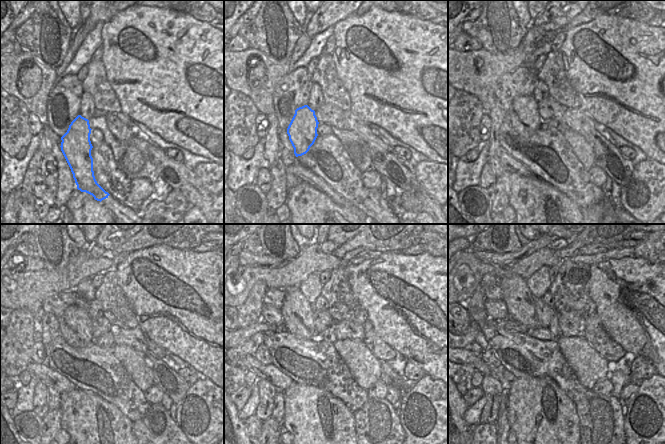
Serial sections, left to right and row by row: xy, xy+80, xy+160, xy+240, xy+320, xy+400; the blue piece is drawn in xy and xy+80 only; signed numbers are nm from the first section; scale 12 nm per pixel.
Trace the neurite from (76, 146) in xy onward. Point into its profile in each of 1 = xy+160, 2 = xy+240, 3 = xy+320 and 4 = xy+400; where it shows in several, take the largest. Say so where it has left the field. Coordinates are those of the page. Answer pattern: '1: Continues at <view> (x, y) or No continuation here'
1: Continues at xy+160 (524, 117)
2: Continues at xy+240 (75, 325)
3: Continues at xy+320 (298, 315)
4: Continues at xy+400 (520, 303)

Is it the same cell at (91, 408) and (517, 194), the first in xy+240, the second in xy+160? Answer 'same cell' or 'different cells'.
same cell

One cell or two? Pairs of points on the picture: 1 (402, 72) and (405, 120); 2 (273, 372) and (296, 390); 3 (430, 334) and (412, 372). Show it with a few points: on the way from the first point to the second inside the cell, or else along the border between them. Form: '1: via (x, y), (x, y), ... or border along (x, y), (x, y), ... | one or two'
1: via (409, 84), (409, 108) | one
2: border along (293, 382), (283, 392) | two
3: border along (407, 358), (413, 359), (425, 374) | two

